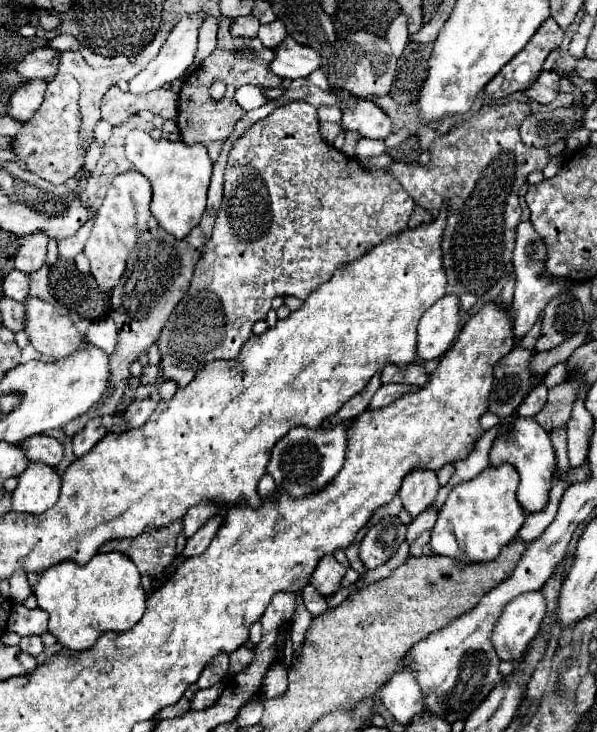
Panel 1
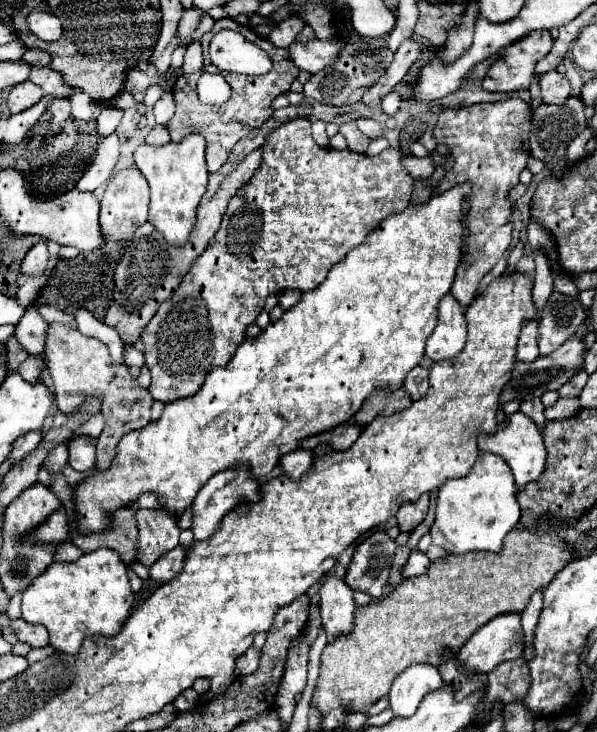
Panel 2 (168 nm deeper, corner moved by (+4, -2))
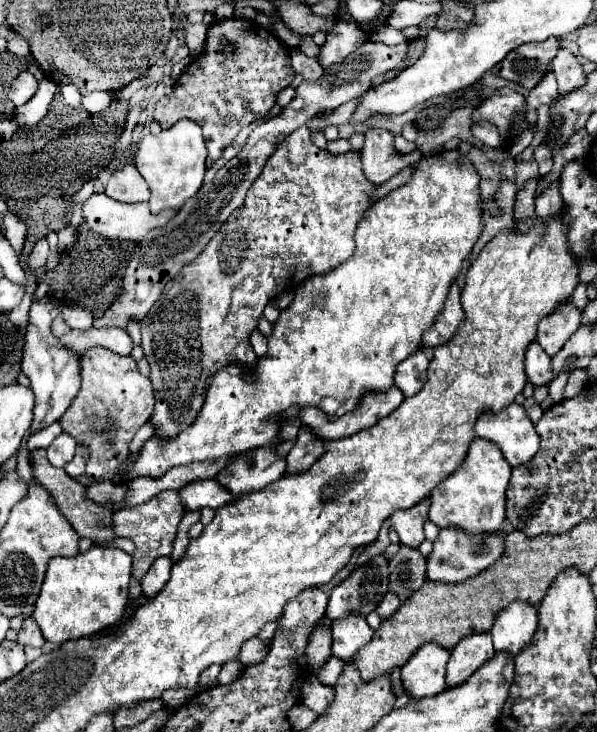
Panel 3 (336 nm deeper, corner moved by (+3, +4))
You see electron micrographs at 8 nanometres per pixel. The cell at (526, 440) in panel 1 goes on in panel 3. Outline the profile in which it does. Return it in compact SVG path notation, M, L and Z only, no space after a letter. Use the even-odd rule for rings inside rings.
M510 403L500 413L482 413L476 421L476 435L496 443L512 467L528 463L540 447L534 423L518 403Z

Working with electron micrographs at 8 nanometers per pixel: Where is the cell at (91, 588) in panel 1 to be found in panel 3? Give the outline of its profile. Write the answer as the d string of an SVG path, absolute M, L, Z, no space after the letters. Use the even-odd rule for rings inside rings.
M92 547L76 557L54 557L48 565L42 591L32 613L44 639L50 643L66 643L118 623L128 603L132 557L116 547Z

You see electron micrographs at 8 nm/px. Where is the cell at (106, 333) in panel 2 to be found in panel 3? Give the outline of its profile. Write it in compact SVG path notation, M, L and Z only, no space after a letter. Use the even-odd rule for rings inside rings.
M76 305L64 307L62 317L64 317L64 321L66 321L66 325L70 329L90 329L92 321L94 321L92 313L88 313L88 311L84 311L84 309L76 307Z

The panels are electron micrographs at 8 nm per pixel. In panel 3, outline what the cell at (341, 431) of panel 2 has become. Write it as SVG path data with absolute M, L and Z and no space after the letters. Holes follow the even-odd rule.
M302 427L296 437L294 447L286 455L286 475L304 473L320 457L320 453L324 453L322 443L324 441L314 437L314 433L310 429Z

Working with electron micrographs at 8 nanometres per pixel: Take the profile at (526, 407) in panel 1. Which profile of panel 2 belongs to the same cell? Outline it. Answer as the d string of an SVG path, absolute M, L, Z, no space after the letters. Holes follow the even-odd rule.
M533 399L533 401L521 403L521 411L523 411L527 417L531 417L537 427L545 427L545 417L543 417L545 407L543 407L541 399Z

